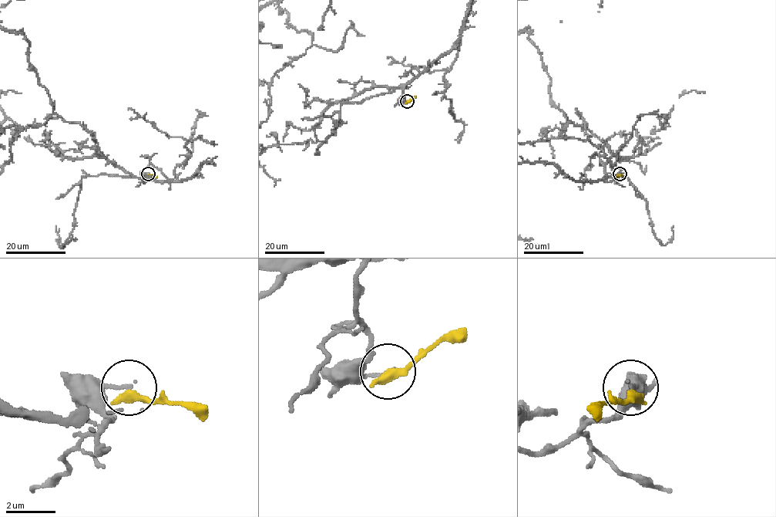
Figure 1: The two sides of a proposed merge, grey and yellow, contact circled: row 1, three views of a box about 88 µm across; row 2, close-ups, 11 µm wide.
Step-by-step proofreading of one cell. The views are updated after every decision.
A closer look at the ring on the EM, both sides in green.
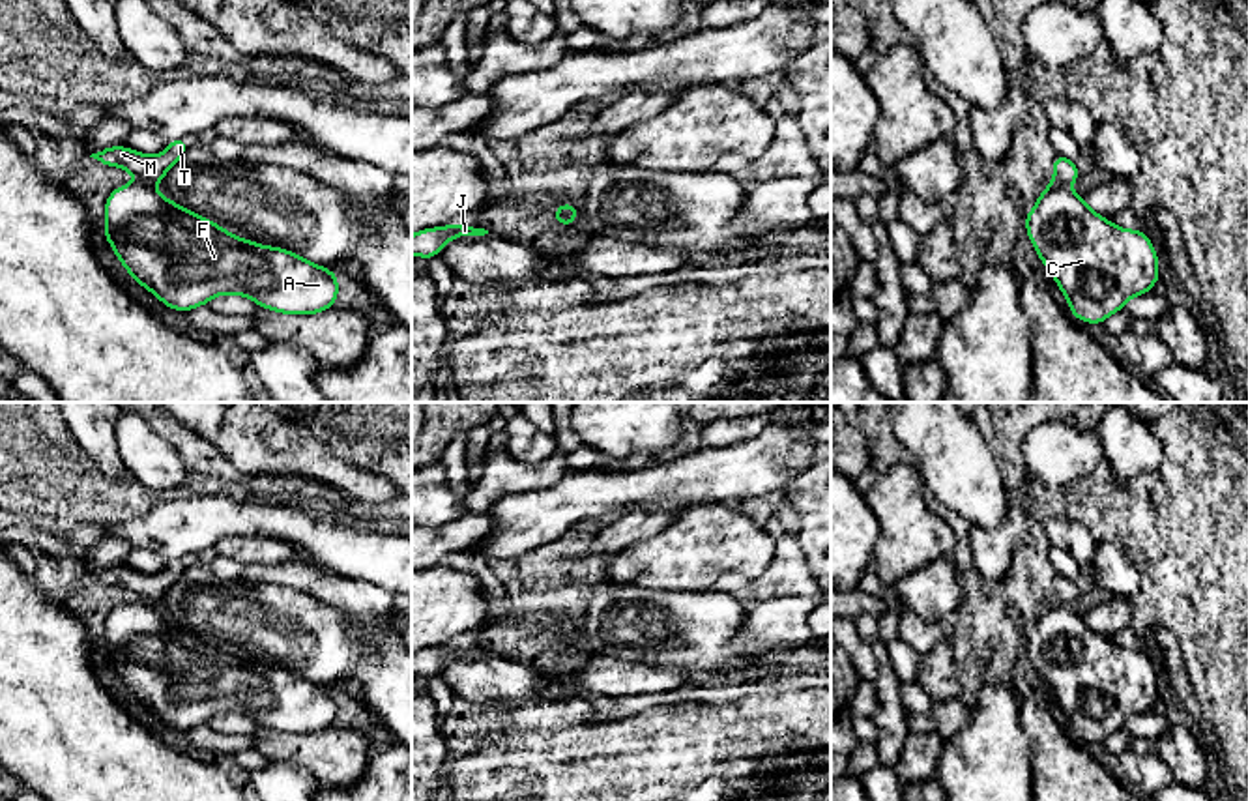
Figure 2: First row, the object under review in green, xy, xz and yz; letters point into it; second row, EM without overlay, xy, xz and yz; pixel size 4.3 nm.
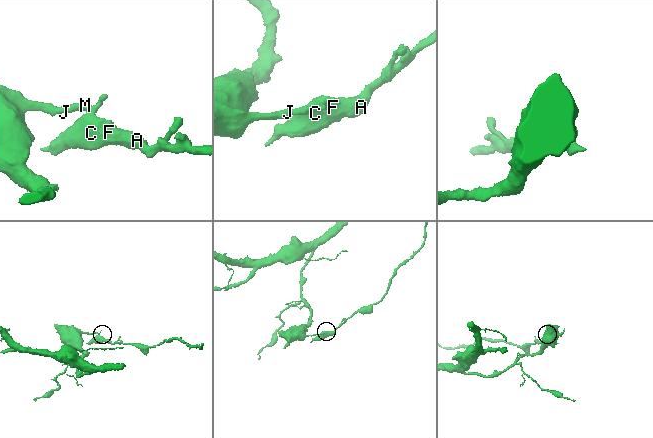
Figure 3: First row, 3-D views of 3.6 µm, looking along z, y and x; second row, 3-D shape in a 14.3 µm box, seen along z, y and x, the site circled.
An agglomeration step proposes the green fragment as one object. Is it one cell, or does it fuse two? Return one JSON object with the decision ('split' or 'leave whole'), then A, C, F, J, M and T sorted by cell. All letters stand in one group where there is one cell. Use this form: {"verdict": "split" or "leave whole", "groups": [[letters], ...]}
{"verdict": "split", "groups": [["A", "C", "F"], ["J", "M", "T"]]}

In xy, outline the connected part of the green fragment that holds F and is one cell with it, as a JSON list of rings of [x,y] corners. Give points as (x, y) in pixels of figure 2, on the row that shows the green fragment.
[[[140,180],[116,187],[103,215],[103,236],[118,260],[174,311],[208,305],[219,294],[245,296],[284,314],[316,314],[337,301],[337,271],[236,238]]]

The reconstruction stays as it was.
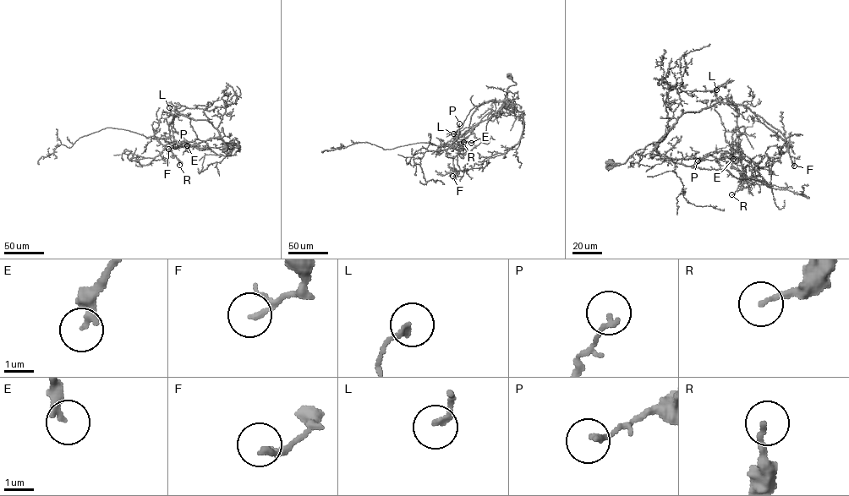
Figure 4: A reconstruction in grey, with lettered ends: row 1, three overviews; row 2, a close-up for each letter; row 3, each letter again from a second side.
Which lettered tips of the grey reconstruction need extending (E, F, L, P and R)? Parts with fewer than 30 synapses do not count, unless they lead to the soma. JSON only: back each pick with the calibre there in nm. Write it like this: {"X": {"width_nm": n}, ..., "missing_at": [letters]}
{"missing_at": []}

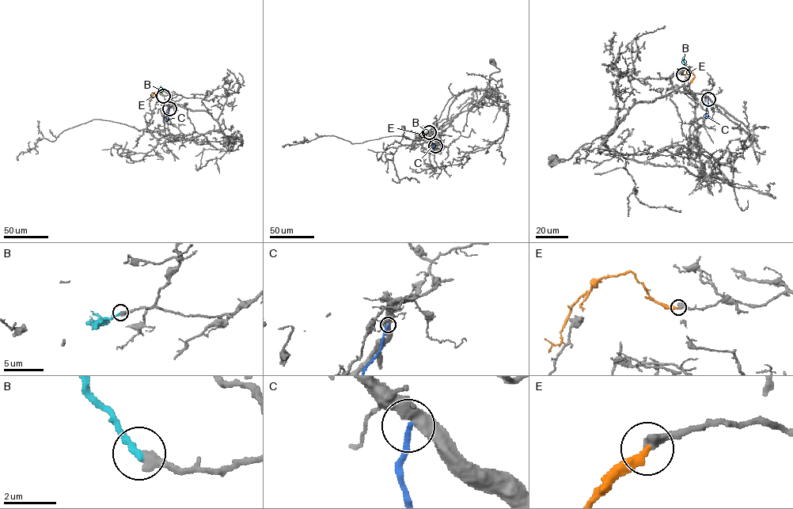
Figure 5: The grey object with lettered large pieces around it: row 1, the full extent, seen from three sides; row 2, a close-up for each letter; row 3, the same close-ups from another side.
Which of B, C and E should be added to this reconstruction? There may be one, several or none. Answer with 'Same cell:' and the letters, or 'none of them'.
Same cell: E

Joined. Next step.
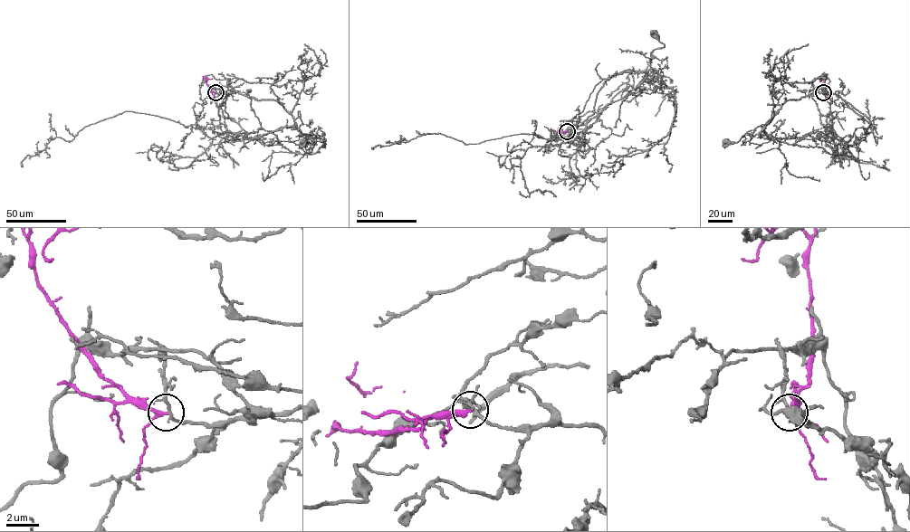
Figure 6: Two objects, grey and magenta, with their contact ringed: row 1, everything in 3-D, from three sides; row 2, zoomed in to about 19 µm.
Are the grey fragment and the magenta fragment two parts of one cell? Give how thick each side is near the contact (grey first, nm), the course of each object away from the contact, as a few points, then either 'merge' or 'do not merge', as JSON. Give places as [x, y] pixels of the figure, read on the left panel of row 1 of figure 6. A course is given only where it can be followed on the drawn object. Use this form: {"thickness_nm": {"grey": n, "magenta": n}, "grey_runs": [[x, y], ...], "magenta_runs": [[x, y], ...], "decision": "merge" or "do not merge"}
{"thickness_nm": {"grey": 150, "magenta": 240}, "grey_runs": [[215, 92], [274, 99], [295, 126], [299, 111], [300, 133], [313, 141], [302, 141]], "magenta_runs": [[215, 92], [206, 83], [205, 78], [212, 79]], "decision": "do not merge"}

